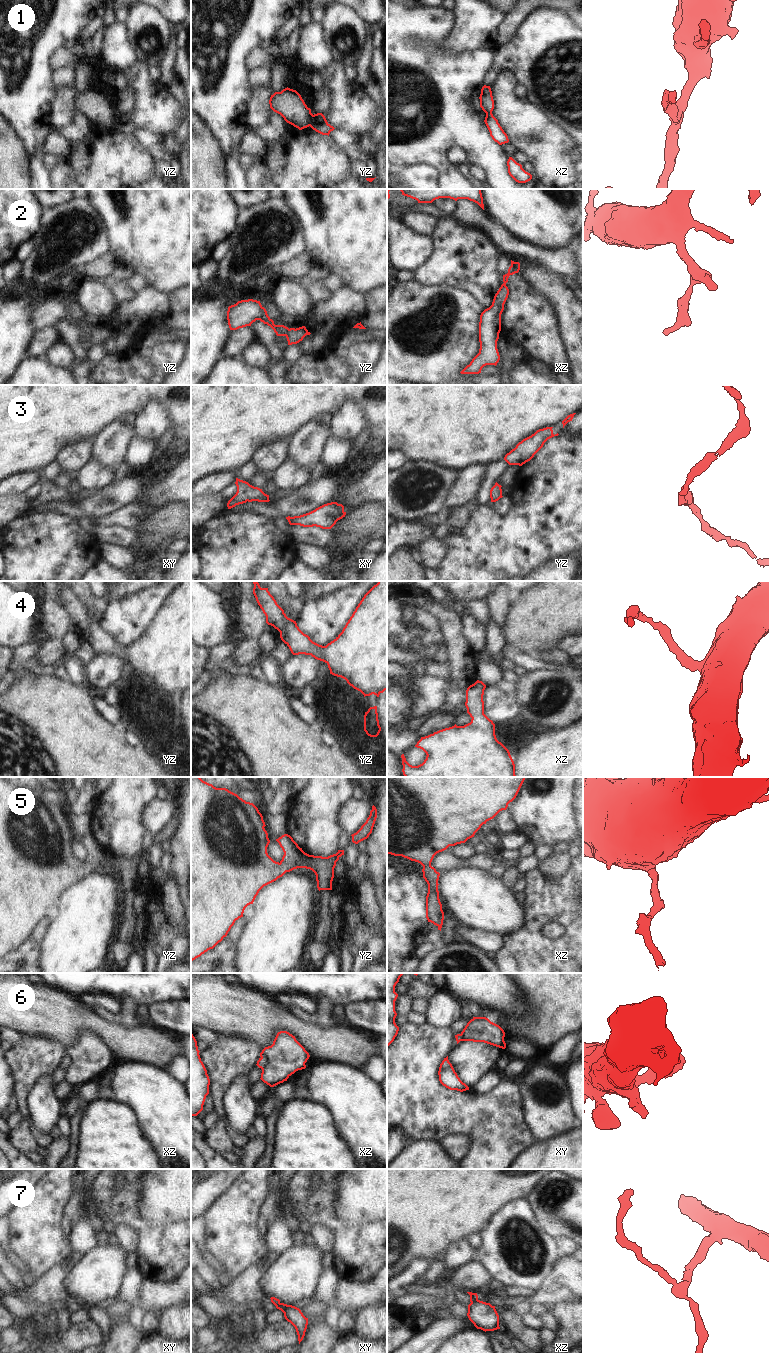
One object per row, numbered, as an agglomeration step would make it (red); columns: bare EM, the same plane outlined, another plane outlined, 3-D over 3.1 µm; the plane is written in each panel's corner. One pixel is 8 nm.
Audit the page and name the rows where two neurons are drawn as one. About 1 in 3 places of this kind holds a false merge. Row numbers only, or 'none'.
1, 6

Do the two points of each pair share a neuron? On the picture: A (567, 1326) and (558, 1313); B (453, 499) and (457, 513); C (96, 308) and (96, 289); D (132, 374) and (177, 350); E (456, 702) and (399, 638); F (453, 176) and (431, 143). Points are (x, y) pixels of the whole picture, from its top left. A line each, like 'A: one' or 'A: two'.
A: one
B: two
C: one
D: one
E: one
F: one

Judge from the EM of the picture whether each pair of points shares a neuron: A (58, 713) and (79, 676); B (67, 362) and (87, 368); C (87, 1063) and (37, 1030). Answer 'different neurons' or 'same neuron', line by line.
A: different neurons
B: different neurons
C: different neurons

